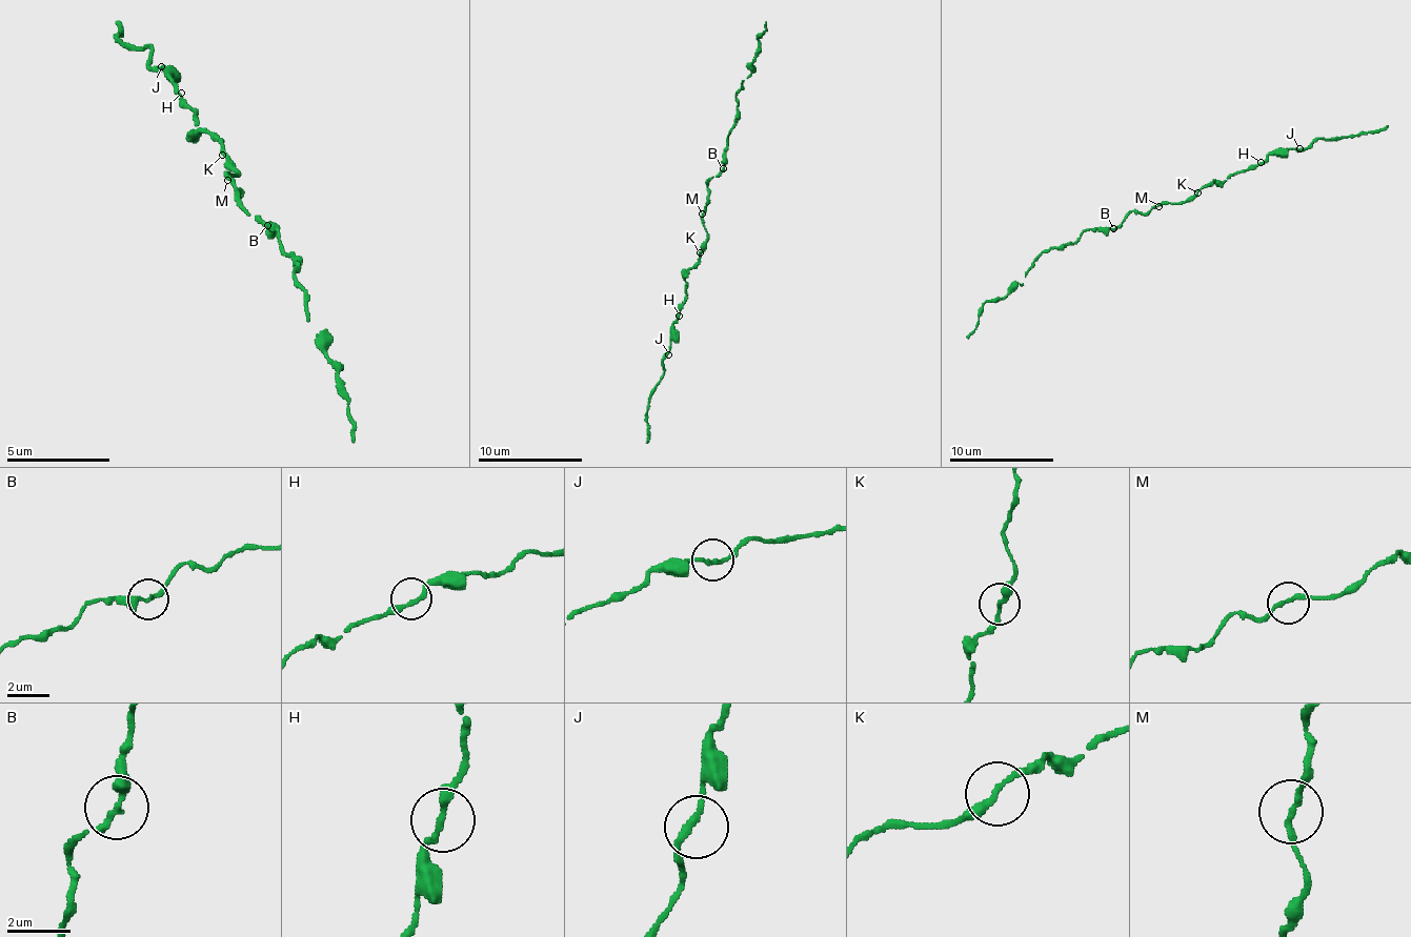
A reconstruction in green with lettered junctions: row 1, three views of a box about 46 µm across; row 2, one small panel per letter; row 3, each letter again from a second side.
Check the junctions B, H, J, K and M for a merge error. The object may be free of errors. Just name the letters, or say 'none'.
none

